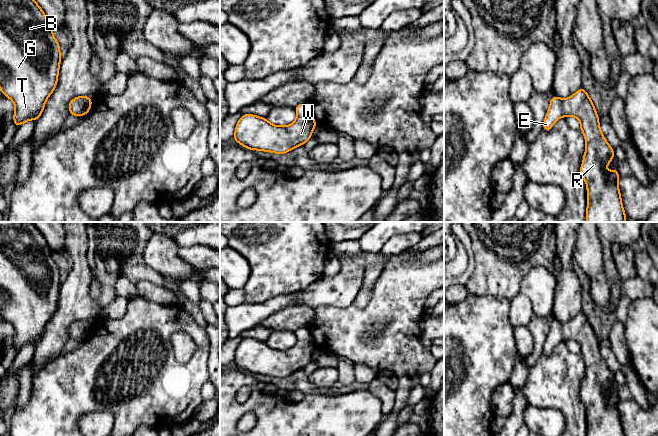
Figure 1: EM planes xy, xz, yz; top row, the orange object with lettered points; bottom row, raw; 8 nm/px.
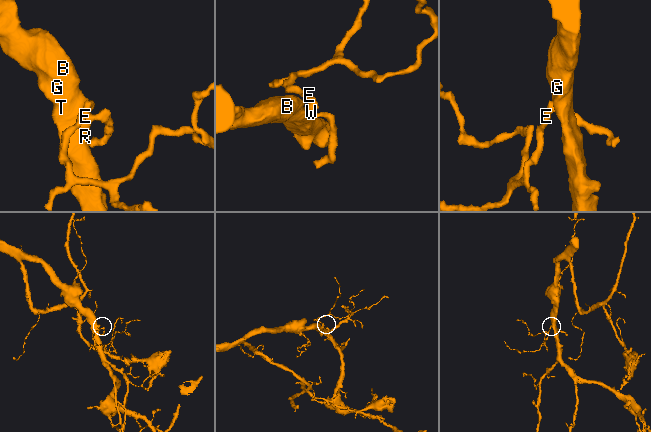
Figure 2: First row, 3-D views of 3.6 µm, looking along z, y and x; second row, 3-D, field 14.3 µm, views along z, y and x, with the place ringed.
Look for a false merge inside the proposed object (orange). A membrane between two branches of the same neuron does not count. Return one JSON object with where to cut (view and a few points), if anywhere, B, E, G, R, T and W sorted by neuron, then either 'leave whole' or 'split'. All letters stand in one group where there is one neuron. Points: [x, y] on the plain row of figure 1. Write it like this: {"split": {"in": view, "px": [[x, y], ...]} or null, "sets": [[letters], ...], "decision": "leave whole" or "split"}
{"split": null, "sets": [["B", "E", "G", "R", "T", "W"]], "decision": "leave whole"}

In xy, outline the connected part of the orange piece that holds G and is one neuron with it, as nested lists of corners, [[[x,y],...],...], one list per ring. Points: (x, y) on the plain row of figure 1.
[[[0,222],[0,314],[15,329],[13,347],[18,352],[31,343],[38,344],[47,322],[57,310],[61,276],[52,250],[32,222]]]

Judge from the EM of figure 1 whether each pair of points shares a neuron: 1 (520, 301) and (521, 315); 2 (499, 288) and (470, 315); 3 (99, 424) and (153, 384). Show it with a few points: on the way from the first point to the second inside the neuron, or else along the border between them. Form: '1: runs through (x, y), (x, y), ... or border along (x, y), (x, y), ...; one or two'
1: runs through (520, 304), (520, 312); one
2: border along (469, 293), (475, 296), (493, 295), (508, 300); two
3: border along (89, 411), (109, 411), (115, 418); two

